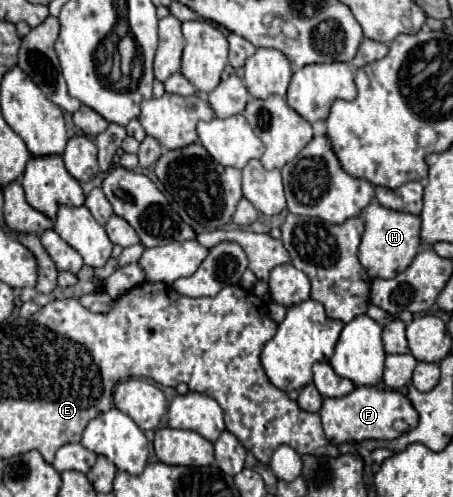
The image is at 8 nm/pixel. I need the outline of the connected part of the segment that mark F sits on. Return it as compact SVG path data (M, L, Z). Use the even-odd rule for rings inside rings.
M374 386L354 388L350 394L342 398L326 398L320 410L320 418L326 438L336 446L364 440L394 440L398 438L398 432L392 428L394 420L404 420L408 425L408 431L418 424L418 414L404 394L396 390L380 390Z

